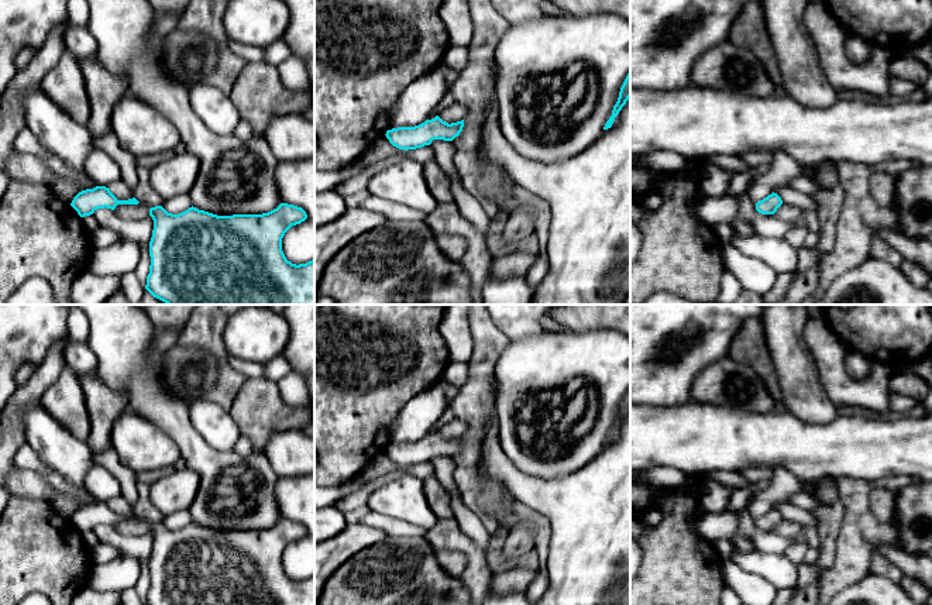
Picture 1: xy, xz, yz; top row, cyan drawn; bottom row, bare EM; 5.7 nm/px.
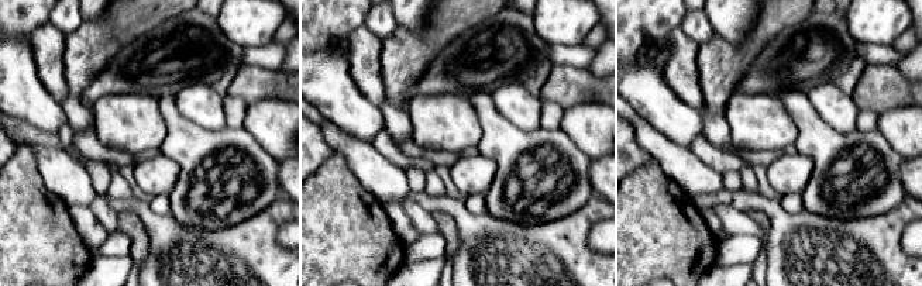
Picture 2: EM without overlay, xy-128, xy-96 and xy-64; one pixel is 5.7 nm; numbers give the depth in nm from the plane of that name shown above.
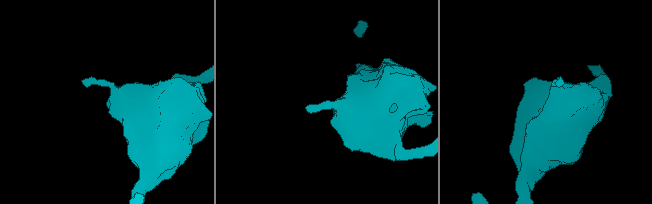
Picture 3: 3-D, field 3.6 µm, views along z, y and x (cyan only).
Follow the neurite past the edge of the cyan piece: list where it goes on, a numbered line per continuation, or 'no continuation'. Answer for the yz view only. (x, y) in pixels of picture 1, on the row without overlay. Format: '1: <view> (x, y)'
no continuation

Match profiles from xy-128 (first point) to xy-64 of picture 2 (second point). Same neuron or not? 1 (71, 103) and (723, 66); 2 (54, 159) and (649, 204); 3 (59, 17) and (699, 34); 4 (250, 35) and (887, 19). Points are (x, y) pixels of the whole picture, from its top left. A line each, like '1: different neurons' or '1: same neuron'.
1: different neurons
2: different neurons
3: same neuron
4: same neuron

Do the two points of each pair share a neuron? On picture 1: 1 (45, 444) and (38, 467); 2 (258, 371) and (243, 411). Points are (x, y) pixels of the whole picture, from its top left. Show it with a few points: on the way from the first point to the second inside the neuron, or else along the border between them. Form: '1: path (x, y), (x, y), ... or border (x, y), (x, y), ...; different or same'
1: border (27, 442), (51, 470), (68, 480); different
2: border (264, 377), (246, 380); different

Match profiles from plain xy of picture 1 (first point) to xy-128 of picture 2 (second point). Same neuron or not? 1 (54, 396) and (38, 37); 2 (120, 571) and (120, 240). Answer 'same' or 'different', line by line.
1: same
2: same

